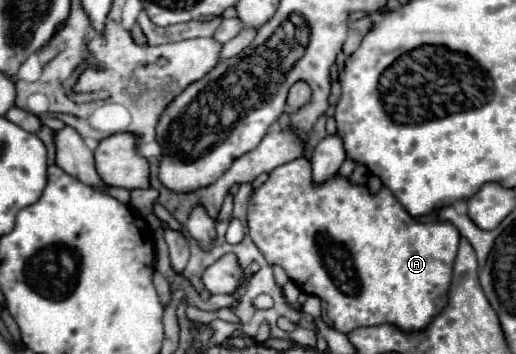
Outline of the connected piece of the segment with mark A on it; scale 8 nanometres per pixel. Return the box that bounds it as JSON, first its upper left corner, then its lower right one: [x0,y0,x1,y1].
[247,157,459,335]

